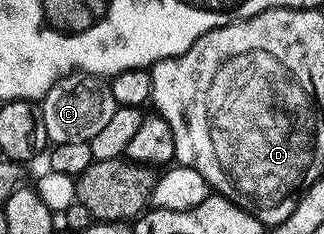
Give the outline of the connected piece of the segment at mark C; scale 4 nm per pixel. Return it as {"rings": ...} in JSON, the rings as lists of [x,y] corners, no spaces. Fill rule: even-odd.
{"rings":[[[72,74],[53,86],[41,101],[47,139],[52,145],[65,142],[90,144],[101,130],[117,114],[119,103],[113,98],[113,90],[106,79],[86,74]]]}

